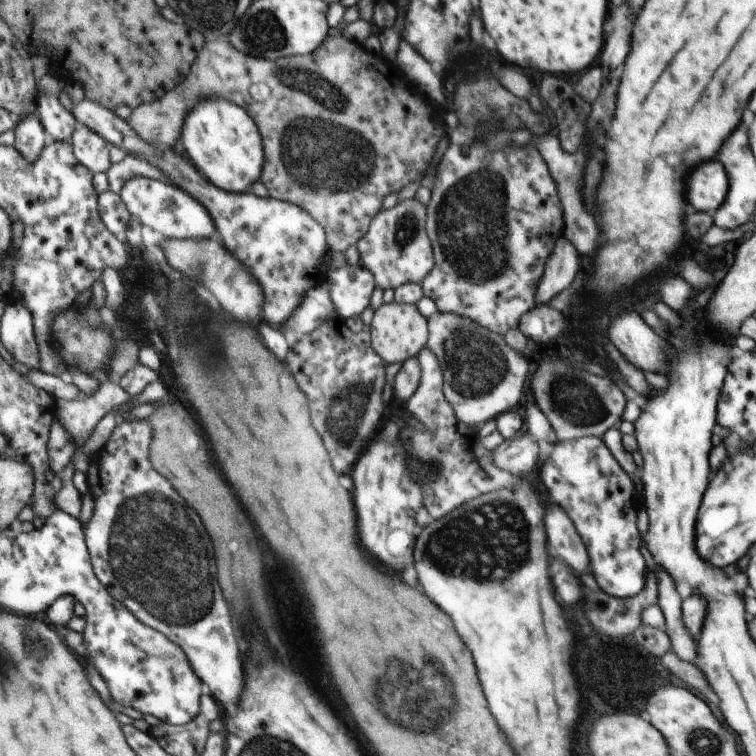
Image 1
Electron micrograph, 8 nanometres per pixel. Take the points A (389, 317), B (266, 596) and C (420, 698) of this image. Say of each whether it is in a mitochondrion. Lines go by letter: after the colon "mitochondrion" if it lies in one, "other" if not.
A: other
B: other
C: mitochondrion

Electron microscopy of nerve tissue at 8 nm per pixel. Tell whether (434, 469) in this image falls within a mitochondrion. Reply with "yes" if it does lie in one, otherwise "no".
yes

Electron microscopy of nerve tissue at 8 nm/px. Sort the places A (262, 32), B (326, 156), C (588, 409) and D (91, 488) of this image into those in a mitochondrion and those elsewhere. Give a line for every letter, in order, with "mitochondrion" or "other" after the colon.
A: mitochondrion
B: mitochondrion
C: mitochondrion
D: other

